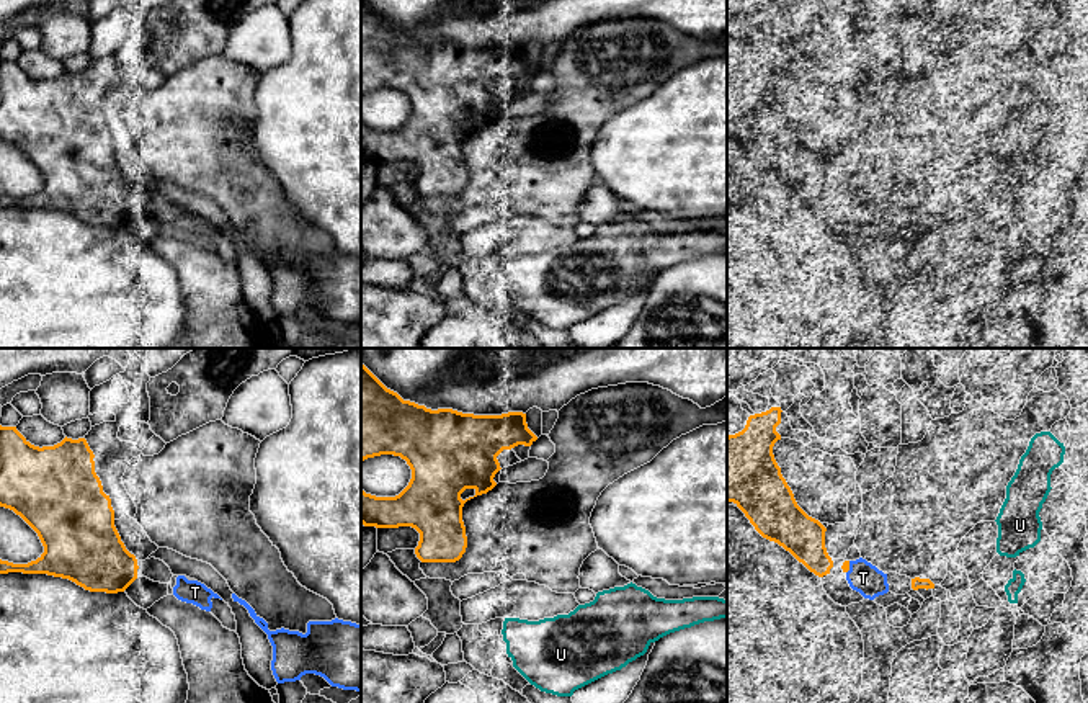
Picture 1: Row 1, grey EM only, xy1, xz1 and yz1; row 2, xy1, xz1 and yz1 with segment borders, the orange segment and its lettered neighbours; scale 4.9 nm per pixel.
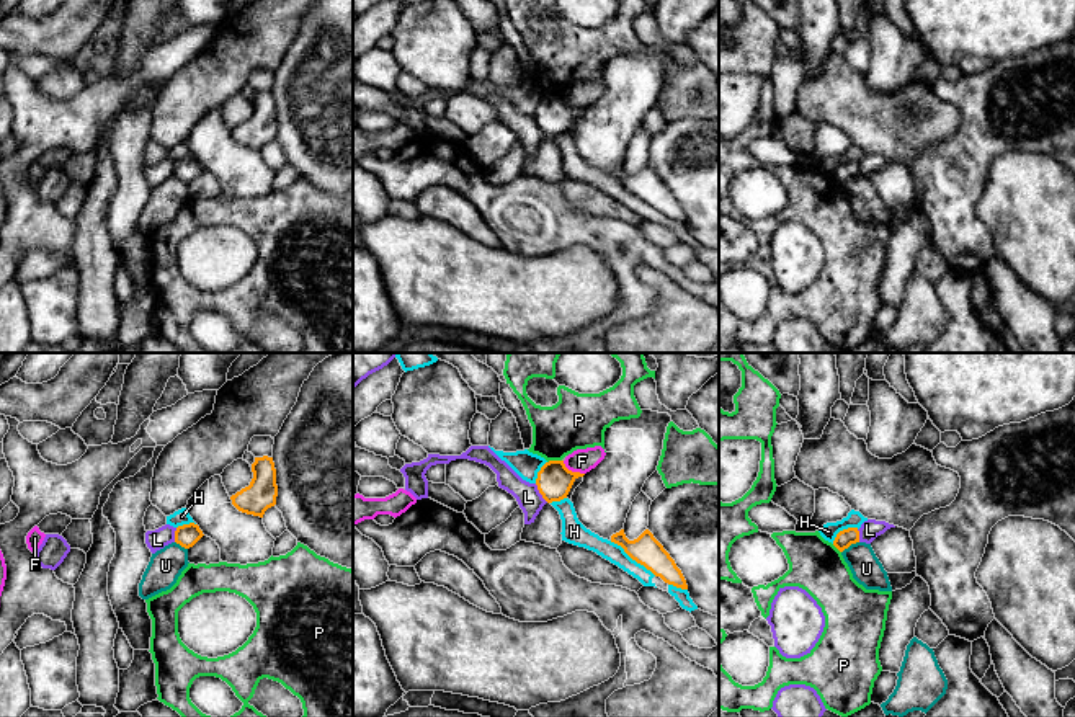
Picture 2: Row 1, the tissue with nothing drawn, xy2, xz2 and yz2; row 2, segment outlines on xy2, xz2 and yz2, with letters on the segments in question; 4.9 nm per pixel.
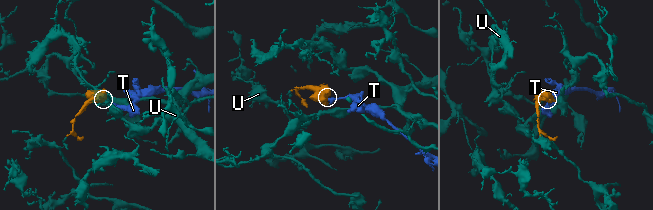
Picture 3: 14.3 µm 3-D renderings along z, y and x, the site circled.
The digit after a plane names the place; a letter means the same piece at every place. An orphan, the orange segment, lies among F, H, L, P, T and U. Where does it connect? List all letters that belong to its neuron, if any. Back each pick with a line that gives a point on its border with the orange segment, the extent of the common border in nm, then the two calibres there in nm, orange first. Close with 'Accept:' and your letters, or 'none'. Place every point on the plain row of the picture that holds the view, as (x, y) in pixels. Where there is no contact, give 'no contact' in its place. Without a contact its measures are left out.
T: contact yz1 (848, 201); length 70 nm; calibres 40 and 150 nm
Accept: T

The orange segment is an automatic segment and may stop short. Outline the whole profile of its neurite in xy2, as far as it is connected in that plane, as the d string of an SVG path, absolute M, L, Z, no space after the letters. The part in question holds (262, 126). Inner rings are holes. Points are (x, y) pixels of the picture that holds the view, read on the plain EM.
M255 91L252 106L250 119L232 129L230 134L239 145L263 152L265 145L276 139L278 131L273 91Z

